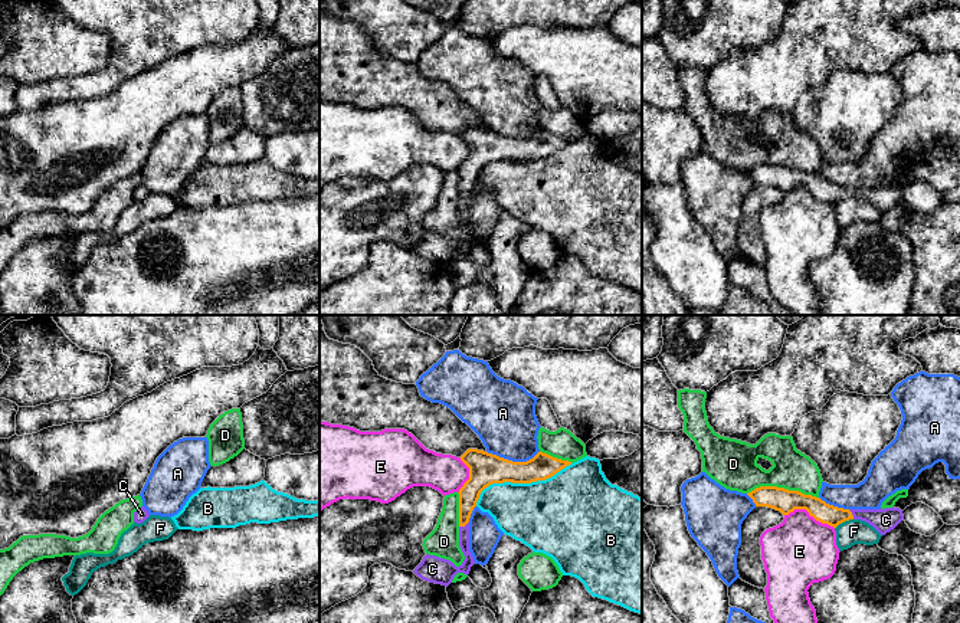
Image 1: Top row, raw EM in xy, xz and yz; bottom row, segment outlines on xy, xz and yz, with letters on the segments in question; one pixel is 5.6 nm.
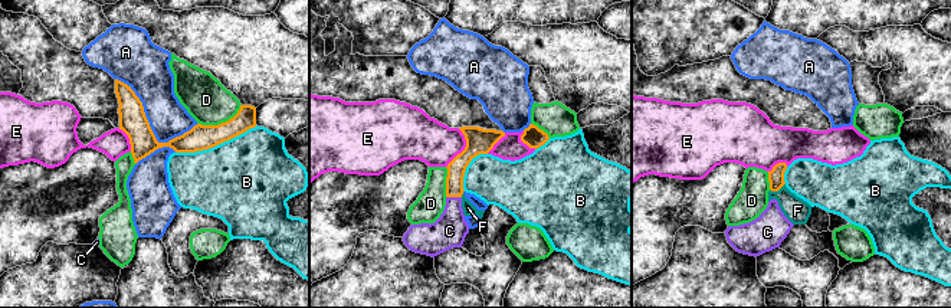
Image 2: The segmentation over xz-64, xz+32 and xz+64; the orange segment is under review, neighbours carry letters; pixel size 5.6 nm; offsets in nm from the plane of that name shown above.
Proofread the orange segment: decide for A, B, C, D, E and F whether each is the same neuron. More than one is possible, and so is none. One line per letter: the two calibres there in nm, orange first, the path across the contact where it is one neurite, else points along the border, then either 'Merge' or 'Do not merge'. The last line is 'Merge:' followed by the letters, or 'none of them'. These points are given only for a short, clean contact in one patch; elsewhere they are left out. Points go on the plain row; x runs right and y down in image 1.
A: Thickness 180 nm (orange) against 360 nm. Do not merge
B: Thickness 180 nm (orange) against 400 nm. Do not merge
C: Thickness 110 nm (orange) against 80 nm. Path across: xz (469, 170), (464, 203), (467, 240), (445, 243). Merge
D: Thickness 130 nm (orange) against 220 nm. Do not merge
E: Thickness 130 nm (orange) against 380 nm. Do not merge
F: Thickness 120 nm (orange) against 140 nm. Boundary: yz (852, 196), (835, 206). Do not merge
Merge: C

